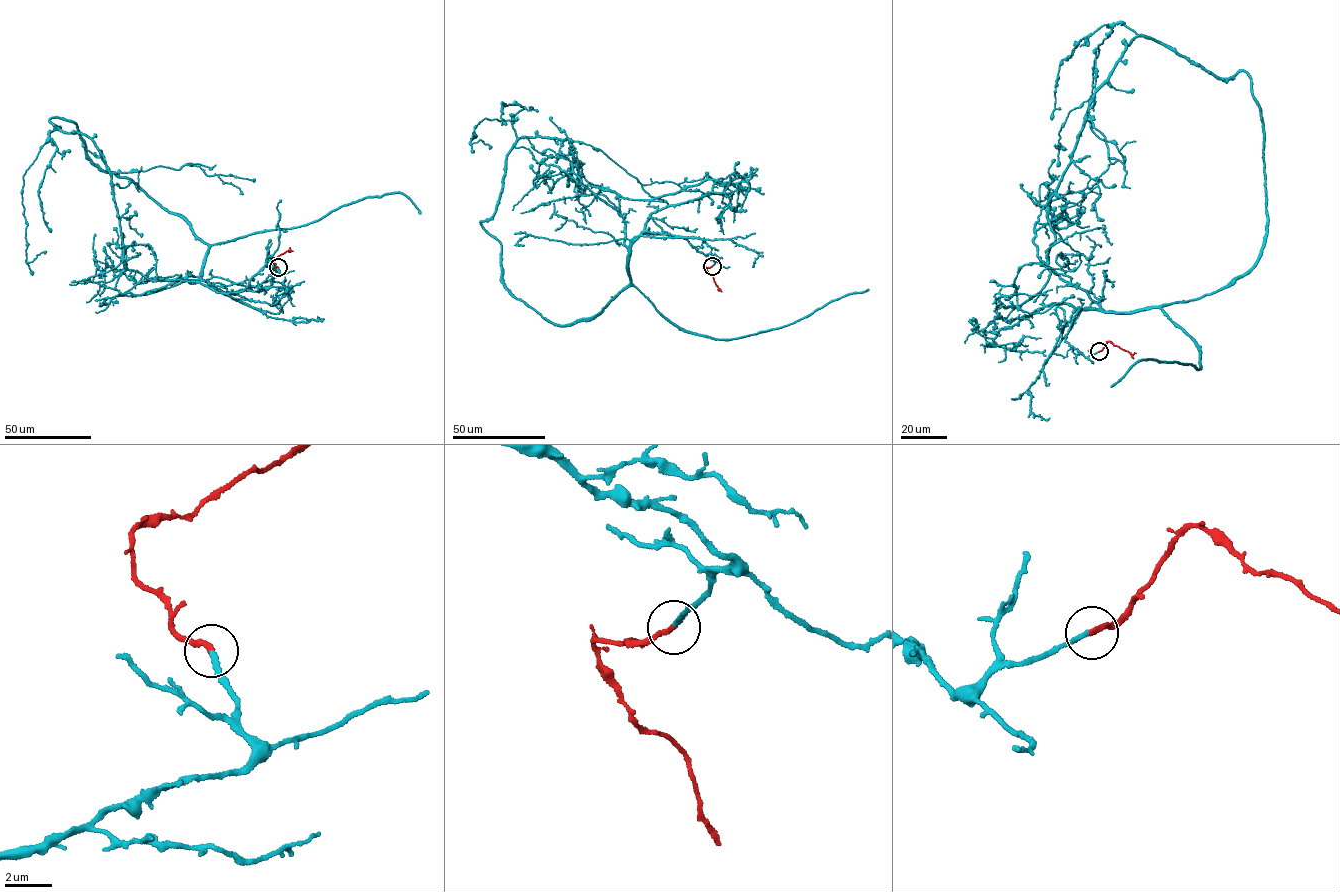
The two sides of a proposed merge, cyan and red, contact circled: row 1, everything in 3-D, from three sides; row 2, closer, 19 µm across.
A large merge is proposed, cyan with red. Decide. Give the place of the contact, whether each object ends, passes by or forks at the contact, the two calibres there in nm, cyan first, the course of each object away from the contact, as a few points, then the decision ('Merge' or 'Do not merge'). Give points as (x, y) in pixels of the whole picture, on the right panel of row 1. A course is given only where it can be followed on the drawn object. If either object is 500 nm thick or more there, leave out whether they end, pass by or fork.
Place: (1099, 351). At the ring cyan ends. At the ring red ends. Thickness 200 nm (cyan) against 240 nm. Course of cyan: (1099, 351), (1065, 340), (1100, 307), (1047, 264), (1048, 199), (1124, 25), (1097, 45), (1066, 149). Course of red: (1099, 351), (1108, 341), (1131, 354), (1136, 353). Merge

